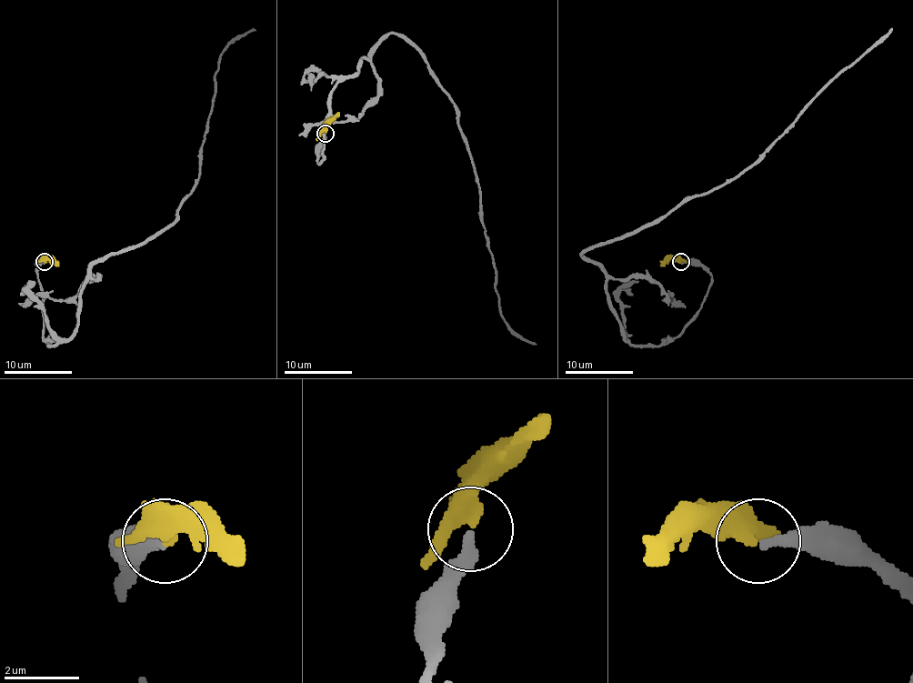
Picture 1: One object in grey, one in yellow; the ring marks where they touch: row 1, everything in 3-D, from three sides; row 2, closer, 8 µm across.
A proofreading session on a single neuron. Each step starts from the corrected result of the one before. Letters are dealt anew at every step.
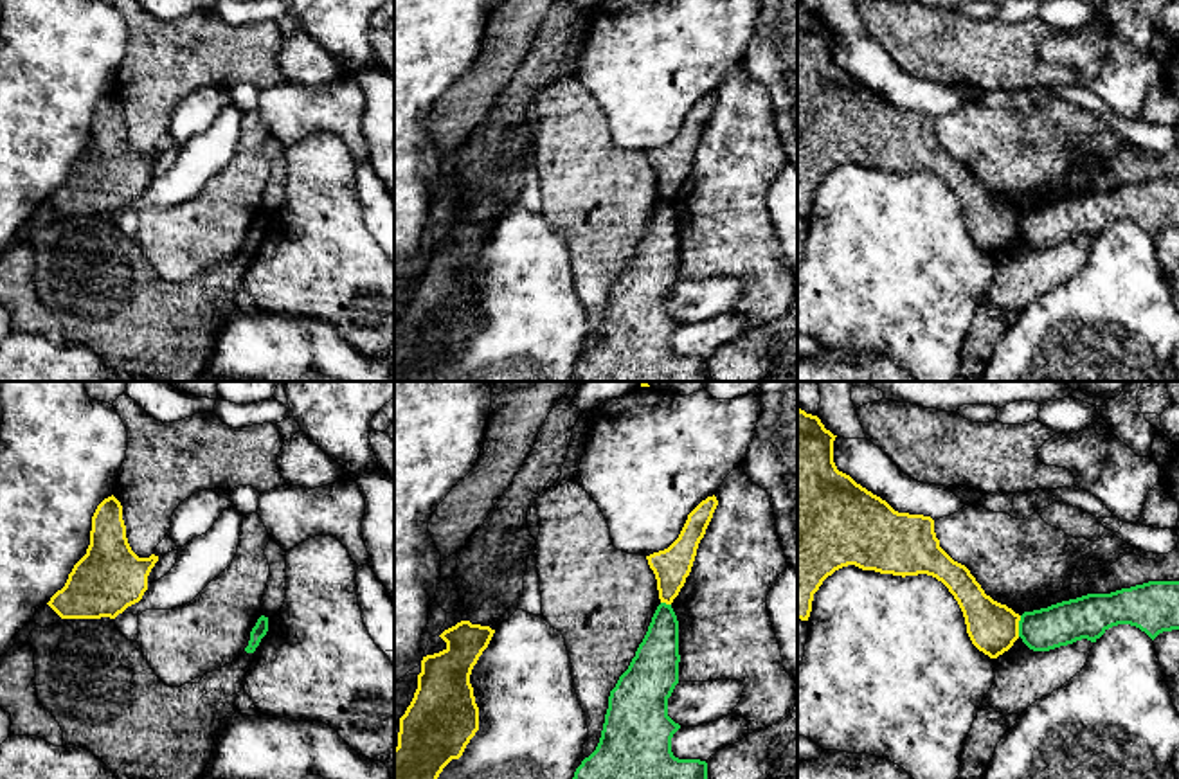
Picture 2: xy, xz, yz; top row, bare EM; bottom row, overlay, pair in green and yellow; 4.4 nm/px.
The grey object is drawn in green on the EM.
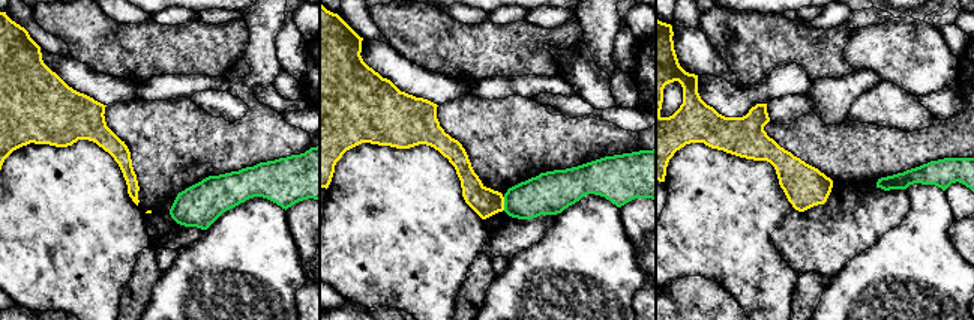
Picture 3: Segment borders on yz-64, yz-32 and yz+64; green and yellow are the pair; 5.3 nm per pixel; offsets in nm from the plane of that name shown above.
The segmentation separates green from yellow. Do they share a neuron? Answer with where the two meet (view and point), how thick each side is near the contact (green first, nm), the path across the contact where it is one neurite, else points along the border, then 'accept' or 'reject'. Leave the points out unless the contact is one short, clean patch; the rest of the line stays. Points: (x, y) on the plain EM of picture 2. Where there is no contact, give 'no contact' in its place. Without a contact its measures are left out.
yz (1019, 223) | 190/220 nm | reject

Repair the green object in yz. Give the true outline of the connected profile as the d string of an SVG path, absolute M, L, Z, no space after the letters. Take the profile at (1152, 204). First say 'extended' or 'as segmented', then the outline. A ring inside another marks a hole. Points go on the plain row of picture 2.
as segmented; M1148 178L1024 209L1019 234L1033 248L1049 248L1082 236L1096 239L1118 221L1136 223L1152 237L1179 227L1179 178Z

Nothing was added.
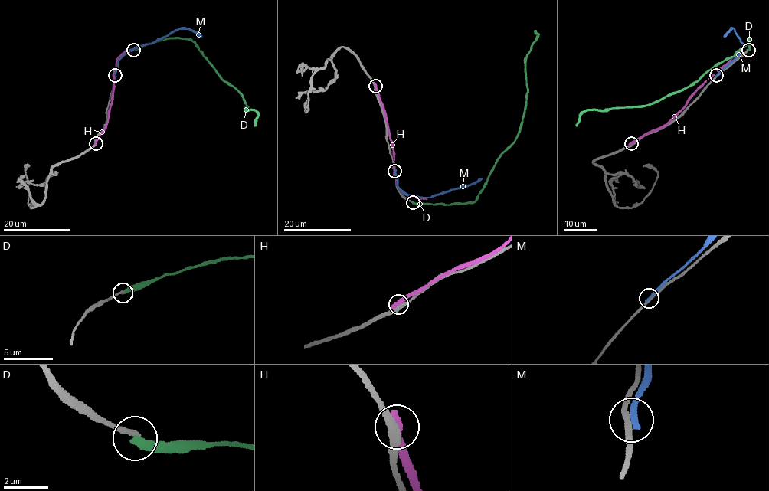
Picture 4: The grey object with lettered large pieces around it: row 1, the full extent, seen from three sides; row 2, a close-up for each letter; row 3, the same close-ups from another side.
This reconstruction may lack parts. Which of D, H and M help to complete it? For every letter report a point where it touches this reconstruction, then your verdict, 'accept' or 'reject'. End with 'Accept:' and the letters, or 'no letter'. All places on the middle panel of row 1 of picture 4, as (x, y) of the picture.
D: contact (413, 202); reject
H: contact (375, 86); reject
M: contact (394, 171); reject
Accept: no letter

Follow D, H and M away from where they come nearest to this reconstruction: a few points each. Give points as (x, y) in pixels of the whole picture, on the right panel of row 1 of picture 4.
D: (748, 50), (750, 38), (733, 57), (717, 63), (682, 90), (645, 106), (587, 109), (581, 114), (576, 126)
H: (631, 144), (664, 126), (705, 80), (741, 50), (744, 44)
M: (717, 75), (741, 52), (743, 45), (734, 29), (724, 36)

